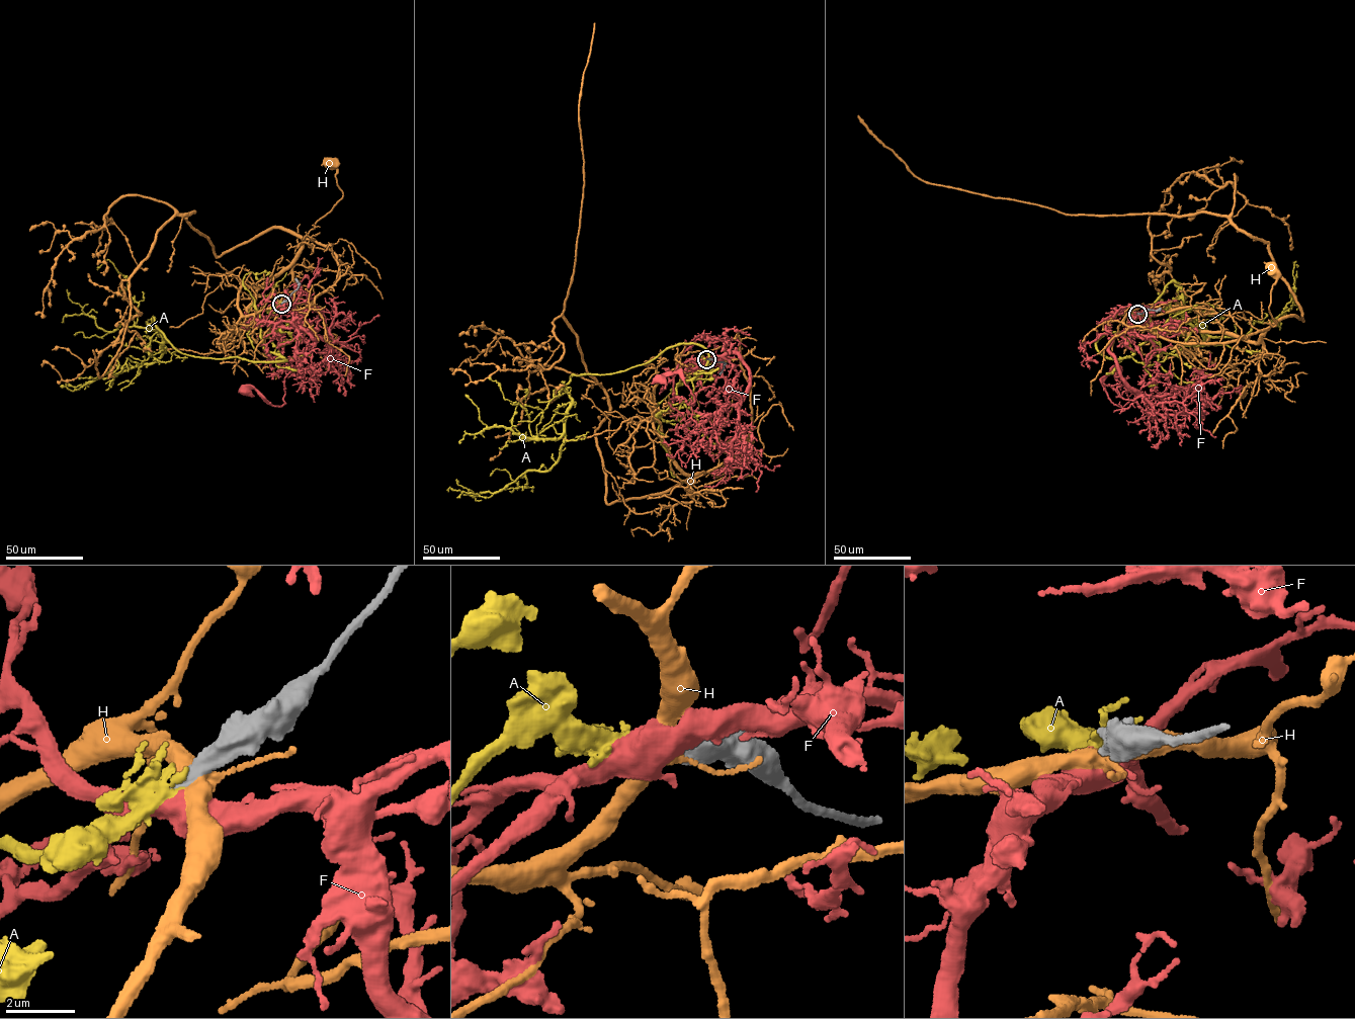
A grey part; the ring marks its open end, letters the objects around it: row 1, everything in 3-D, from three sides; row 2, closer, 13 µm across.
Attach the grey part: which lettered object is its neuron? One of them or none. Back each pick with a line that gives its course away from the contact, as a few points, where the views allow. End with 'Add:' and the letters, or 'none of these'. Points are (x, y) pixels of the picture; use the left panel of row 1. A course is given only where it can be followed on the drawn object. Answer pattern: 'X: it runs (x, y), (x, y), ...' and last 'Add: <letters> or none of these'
A: it runs (281, 304), (260, 333), (286, 360), (196, 357), (155, 318), (163, 349), (134, 325), (128, 278), (97, 269)
Add: A

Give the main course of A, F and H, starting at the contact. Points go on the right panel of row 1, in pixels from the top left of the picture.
A: (1137, 314), (1153, 336), (1101, 354), (1173, 281), (1192, 325), (1245, 336), (1297, 267)
F: (1137, 314), (1109, 347), (1123, 383), (1137, 393), (1124, 378), (1128, 402), (1121, 407), (1103, 383), (1116, 370)
H: (1137, 314), (1200, 307), (1212, 313), (1222, 329), (1258, 342), (1265, 329), (1276, 323), (1269, 308), (1273, 270)

